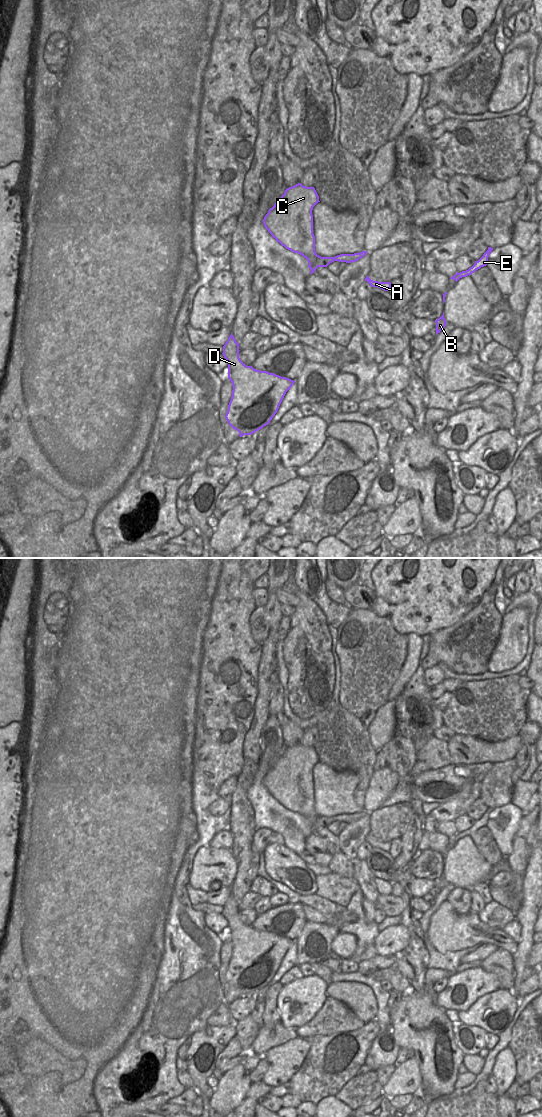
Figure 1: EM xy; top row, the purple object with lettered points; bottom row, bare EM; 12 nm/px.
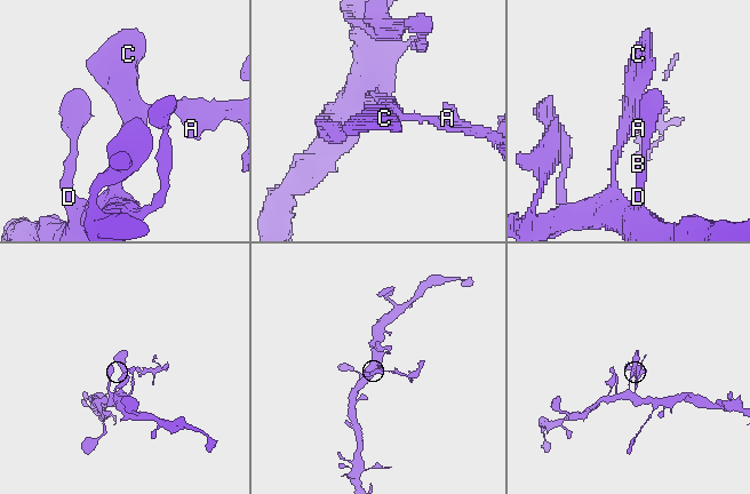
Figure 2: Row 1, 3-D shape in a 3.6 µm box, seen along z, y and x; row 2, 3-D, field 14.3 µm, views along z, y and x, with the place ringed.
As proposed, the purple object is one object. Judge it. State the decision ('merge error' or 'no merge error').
merge error

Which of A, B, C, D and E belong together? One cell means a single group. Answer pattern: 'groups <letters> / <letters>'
groups A B E / C D

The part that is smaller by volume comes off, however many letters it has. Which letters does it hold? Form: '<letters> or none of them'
A, B, E

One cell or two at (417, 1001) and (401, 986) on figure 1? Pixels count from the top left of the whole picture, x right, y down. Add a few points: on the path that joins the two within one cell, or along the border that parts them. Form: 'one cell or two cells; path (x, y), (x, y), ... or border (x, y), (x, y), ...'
two cells; border (414, 991), (405, 994)

